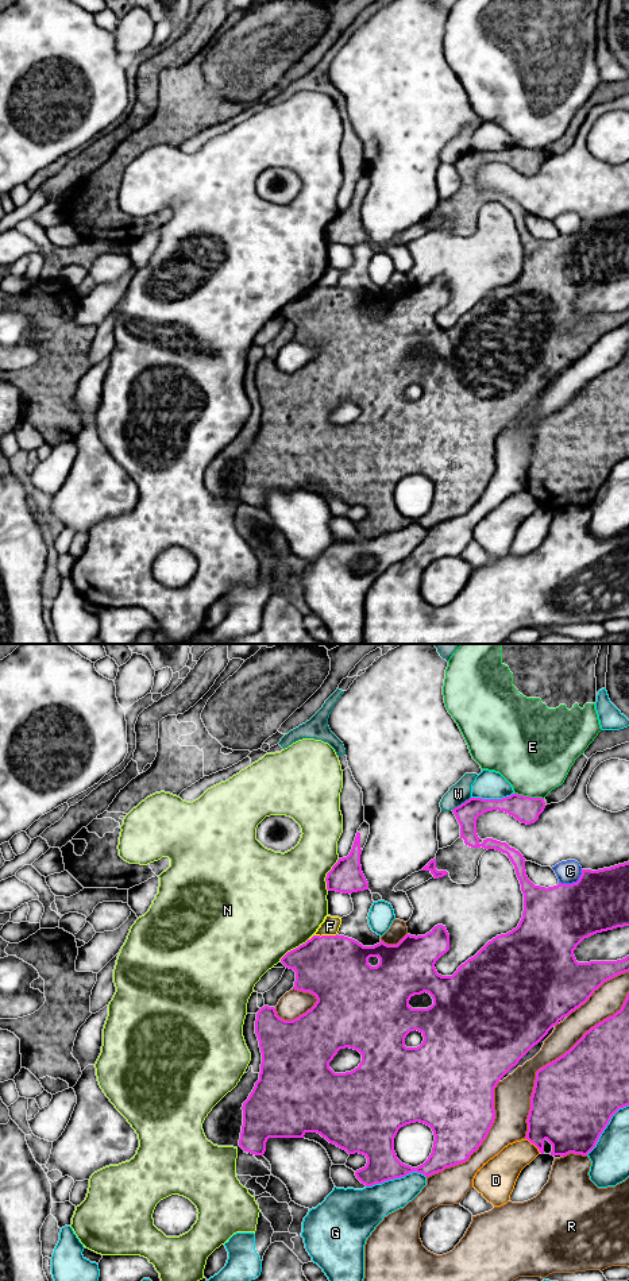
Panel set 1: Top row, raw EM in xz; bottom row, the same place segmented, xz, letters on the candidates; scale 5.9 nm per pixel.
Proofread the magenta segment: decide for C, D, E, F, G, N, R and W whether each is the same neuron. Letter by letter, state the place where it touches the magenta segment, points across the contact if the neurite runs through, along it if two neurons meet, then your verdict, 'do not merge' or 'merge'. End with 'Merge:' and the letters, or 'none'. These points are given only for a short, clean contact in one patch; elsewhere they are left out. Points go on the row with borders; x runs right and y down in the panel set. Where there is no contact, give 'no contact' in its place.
C: xz (572, 883) | do not merge
D: xz (533, 1143) | do not merge
E: xz (529, 797) | do not merge
F: xz (323, 936) | along xz (336, 933), (313, 936), (309, 940) | do not merge
G: xz (396, 1177) | do not merge
N: xz (327, 875) | do not merge
R: xz (555, 1060) | do not merge
W: xz (462, 803) | do not merge
Merge: none

